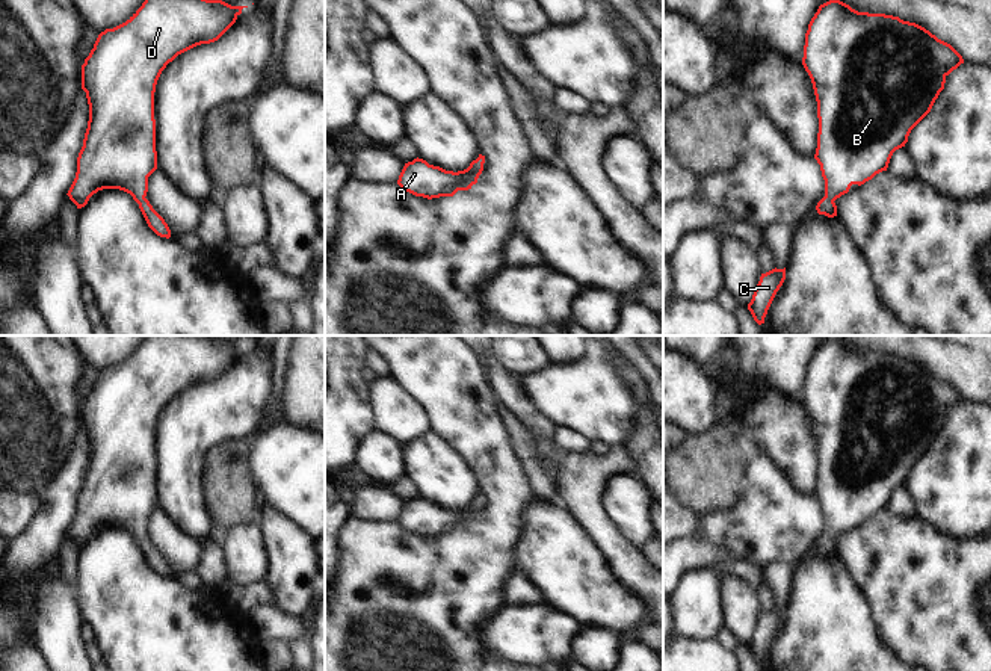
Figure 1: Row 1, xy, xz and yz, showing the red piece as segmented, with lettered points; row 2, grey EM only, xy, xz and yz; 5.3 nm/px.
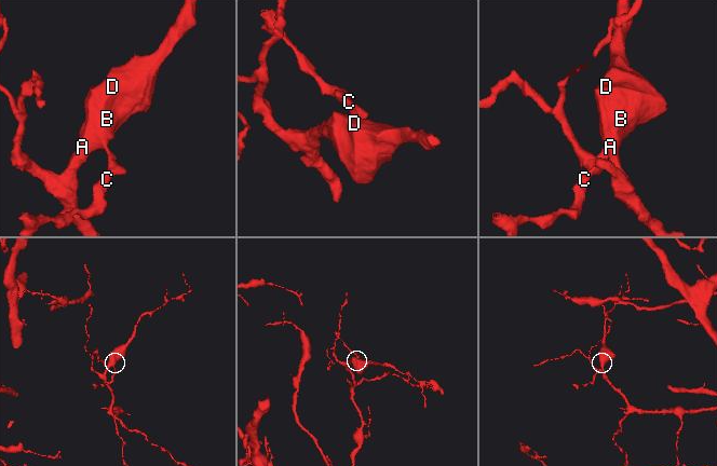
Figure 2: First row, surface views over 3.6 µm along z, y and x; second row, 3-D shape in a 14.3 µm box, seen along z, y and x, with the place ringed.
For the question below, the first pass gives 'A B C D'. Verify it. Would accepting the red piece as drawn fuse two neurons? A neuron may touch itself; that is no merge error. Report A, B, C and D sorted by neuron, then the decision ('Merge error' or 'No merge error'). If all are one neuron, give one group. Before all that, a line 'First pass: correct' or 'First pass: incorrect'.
First pass: correct
Groups: A B C D. No merge error

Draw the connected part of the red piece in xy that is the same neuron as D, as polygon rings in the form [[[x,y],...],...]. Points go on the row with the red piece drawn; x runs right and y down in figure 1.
[[[145,0],[142,6],[122,24],[101,32],[82,65],[82,89],[89,104],[89,121],[83,147],[77,157],[76,178],[68,190],[69,199],[82,209],[89,198],[103,189],[119,189],[133,196],[148,224],[160,237],[171,237],[165,219],[145,198],[148,177],[157,169],[154,92],[162,71],[178,54],[218,41],[237,20],[242,9],[248,6],[231,6],[222,0]]]

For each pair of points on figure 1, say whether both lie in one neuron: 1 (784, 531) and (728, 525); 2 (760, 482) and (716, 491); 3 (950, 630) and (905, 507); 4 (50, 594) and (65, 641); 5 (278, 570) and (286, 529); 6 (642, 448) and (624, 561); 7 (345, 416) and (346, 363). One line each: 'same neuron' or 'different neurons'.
1: same neuron
2: different neurons
3: different neurons
4: same neuron
5: same neuron
6: different neurons
7: same neuron

